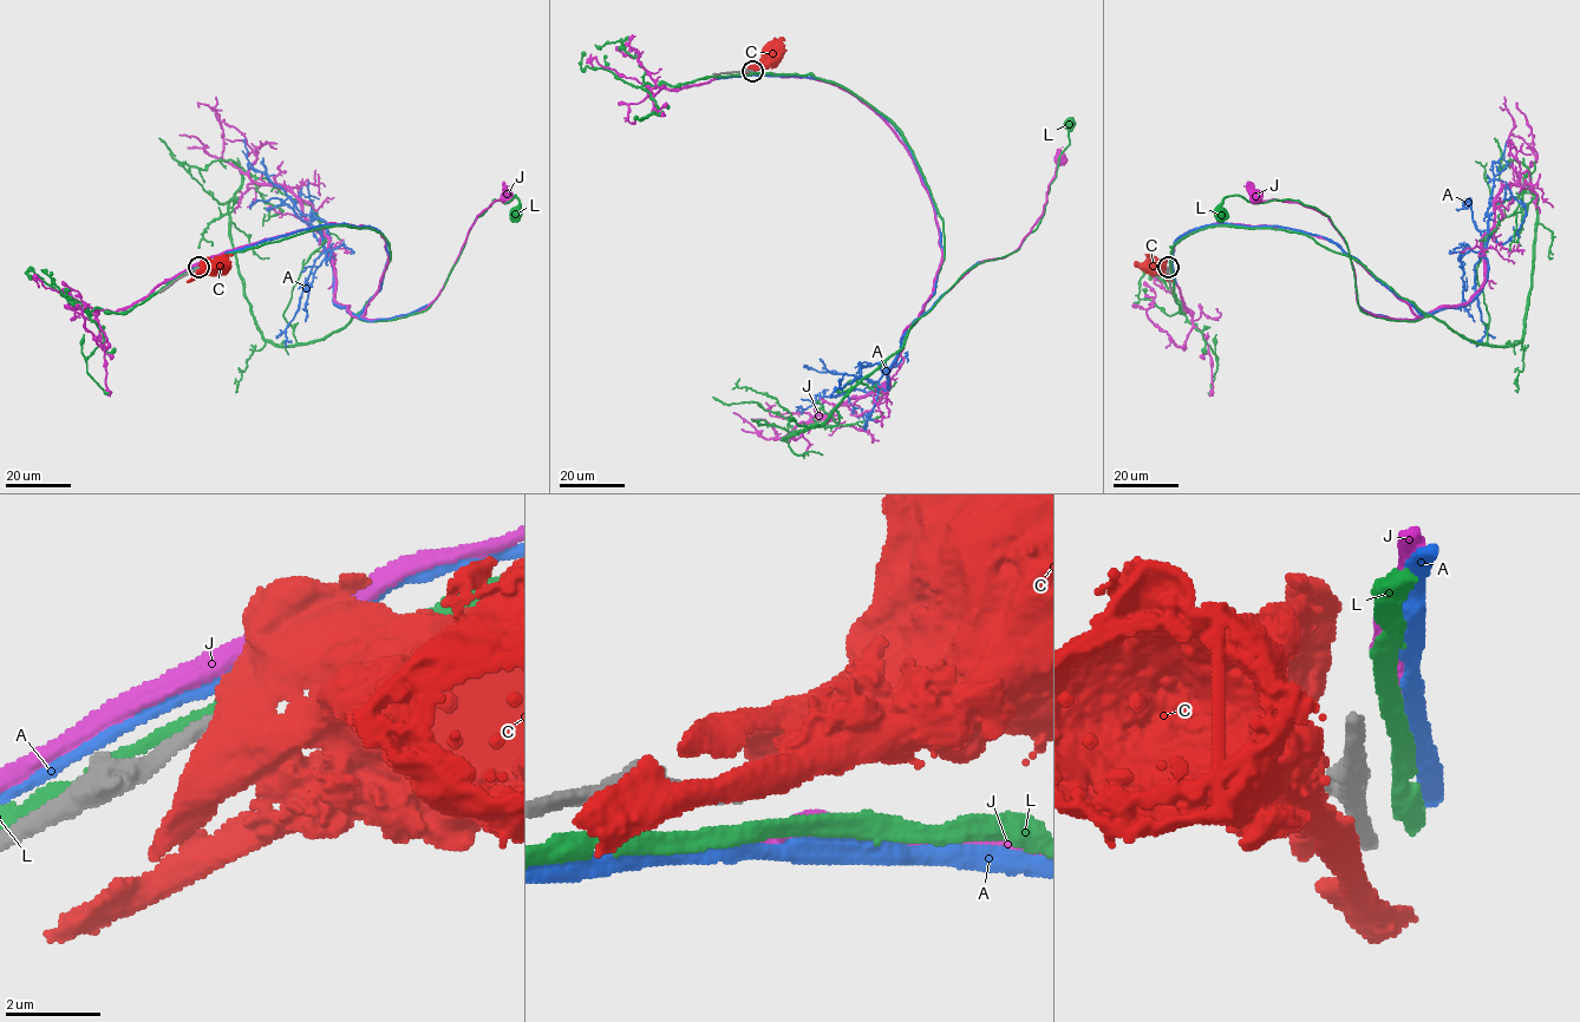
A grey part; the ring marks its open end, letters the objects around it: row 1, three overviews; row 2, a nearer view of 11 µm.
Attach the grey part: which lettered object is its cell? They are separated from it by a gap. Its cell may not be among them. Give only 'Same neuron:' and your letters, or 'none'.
Same neuron: none

